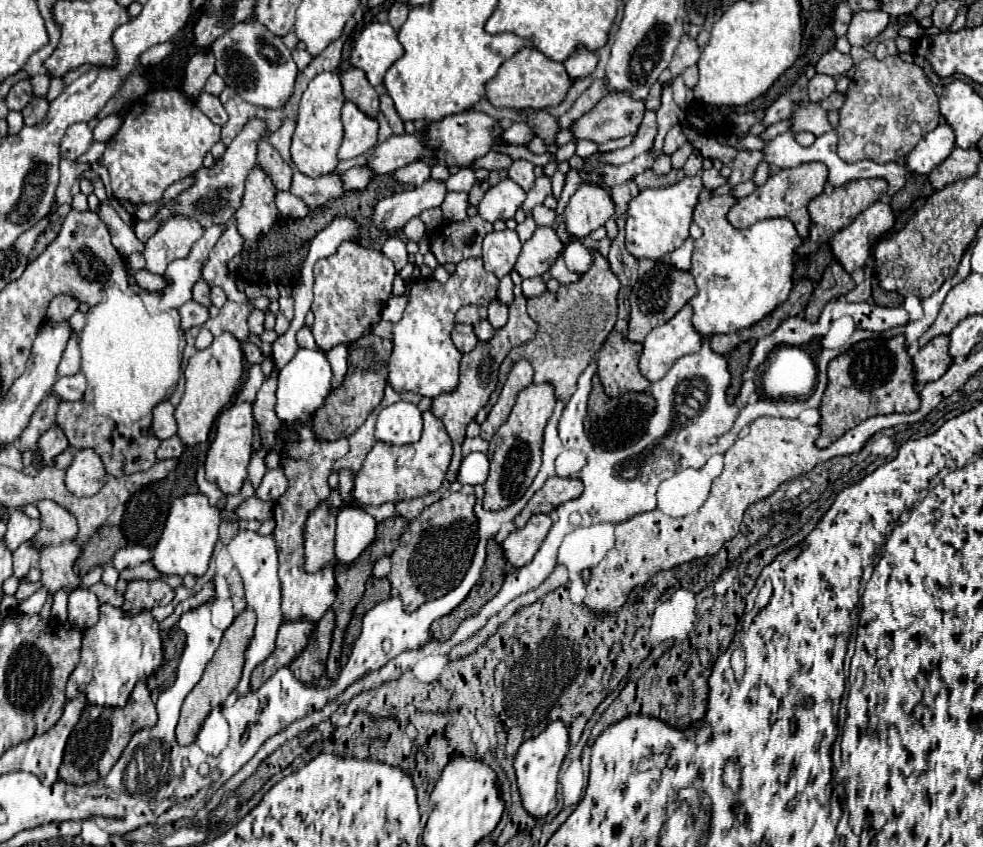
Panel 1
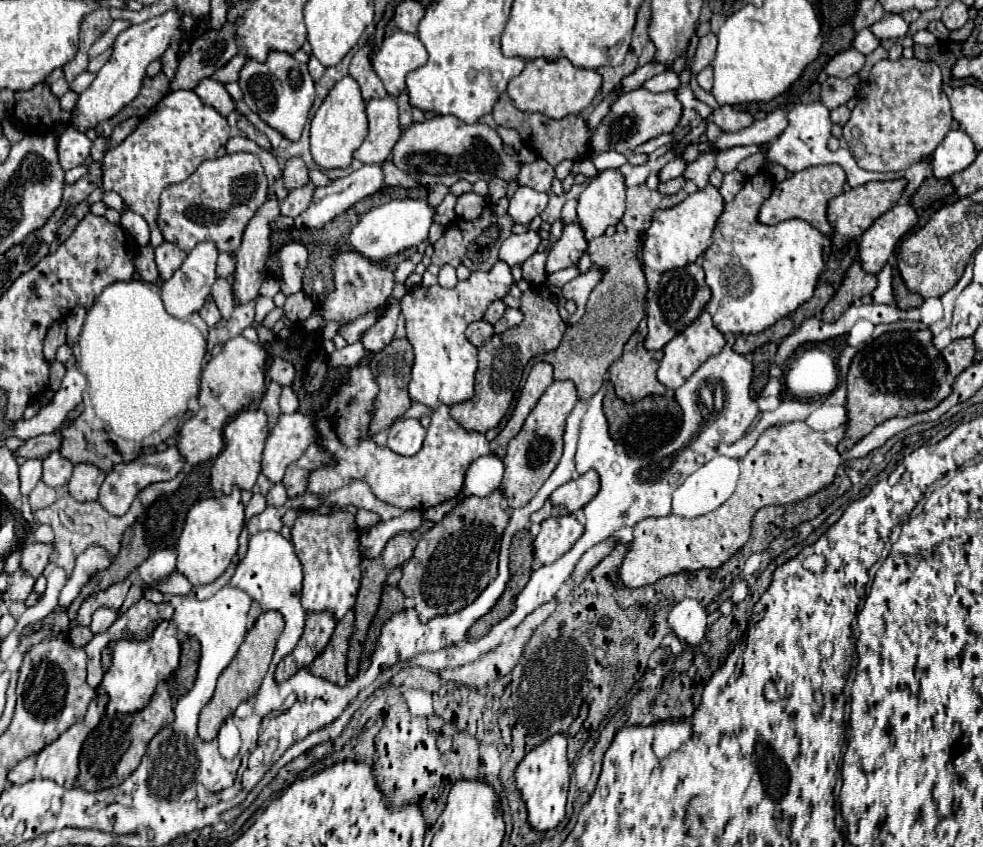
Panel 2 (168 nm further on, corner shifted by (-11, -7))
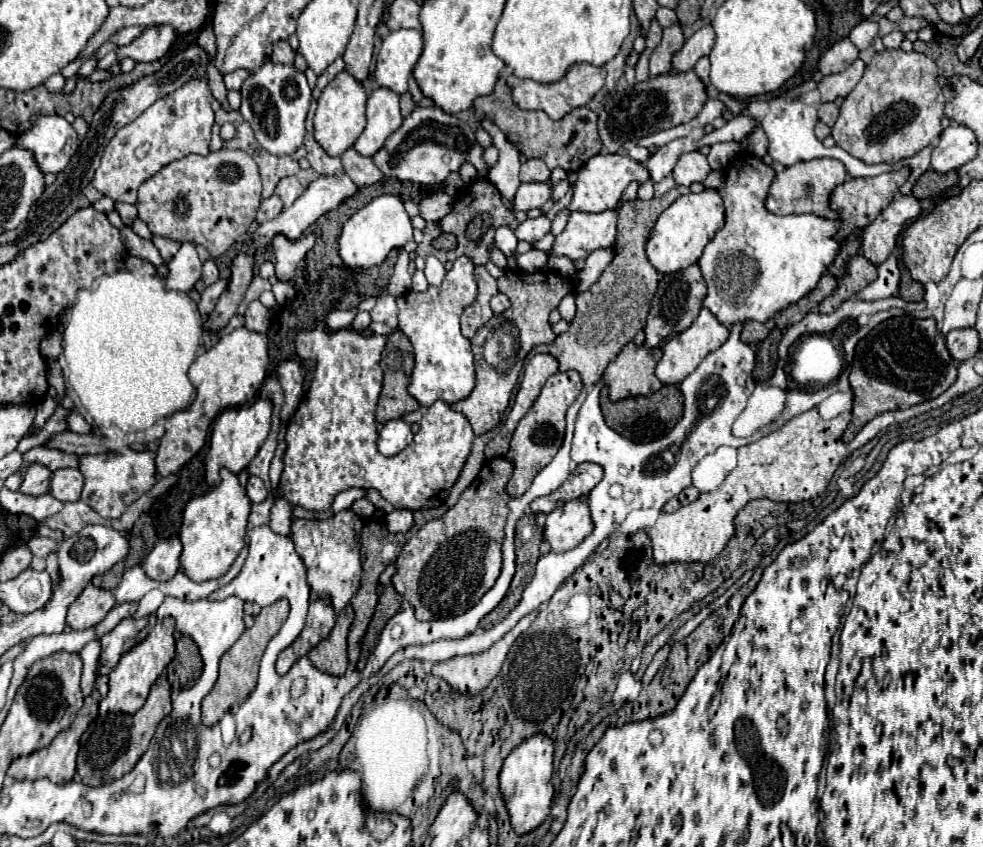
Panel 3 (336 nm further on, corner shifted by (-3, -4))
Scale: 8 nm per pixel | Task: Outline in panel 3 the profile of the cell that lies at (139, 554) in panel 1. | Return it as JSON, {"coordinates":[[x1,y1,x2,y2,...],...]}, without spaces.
{"coordinates":[[178,538,160,540,152,548,152,552,148,554,148,558,142,562,144,574,148,578,160,580,160,582,170,580,180,570,180,562,178,562,180,552,182,552,182,546,180,546]]}

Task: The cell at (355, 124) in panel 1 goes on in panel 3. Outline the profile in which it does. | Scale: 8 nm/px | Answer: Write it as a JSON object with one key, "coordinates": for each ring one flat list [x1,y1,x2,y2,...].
{"coordinates":[[376,88,366,102,368,124,354,142,354,150,362,156,374,156,386,142,386,138,400,128,402,114,398,106,398,94,388,88]]}

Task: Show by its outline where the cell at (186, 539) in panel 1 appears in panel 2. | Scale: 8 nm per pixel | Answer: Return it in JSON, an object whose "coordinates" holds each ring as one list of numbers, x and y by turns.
{"coordinates":[[232,489,230,495,218,499,202,499,192,505,186,515,184,531,178,539,178,573,182,573,192,585,208,585,216,581,230,565,238,551,238,537,244,529,244,503,240,489]]}

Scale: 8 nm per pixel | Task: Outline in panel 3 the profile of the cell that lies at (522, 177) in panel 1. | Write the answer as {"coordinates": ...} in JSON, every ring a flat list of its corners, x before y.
{"coordinates":[[538,158,526,160,520,168,520,180,522,182,546,182,548,178,550,178,550,170]]}

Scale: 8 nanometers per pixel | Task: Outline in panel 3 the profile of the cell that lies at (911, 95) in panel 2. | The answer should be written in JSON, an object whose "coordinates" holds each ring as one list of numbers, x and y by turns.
{"coordinates":[[884,50,880,54,874,54,856,88,844,98,840,116,832,126,832,138,850,156,866,164,882,164,882,162,892,164,902,158,918,154,922,148,930,146,934,138,938,138,942,132,940,120,944,116,944,94,936,78,938,78,936,64,926,54,918,54,914,50,912,52]]}

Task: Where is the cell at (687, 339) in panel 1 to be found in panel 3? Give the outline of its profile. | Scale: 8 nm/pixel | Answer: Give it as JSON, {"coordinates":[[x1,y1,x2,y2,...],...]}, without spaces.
{"coordinates":[[702,308,698,318,694,320,694,324,688,330,684,330,682,334,674,336,664,346,664,354,662,354,662,358,660,358,658,366,656,366,656,378,662,384,680,384,704,360,706,354,710,354,716,348,720,348,726,340,728,340,728,328,724,328,710,310]]}

